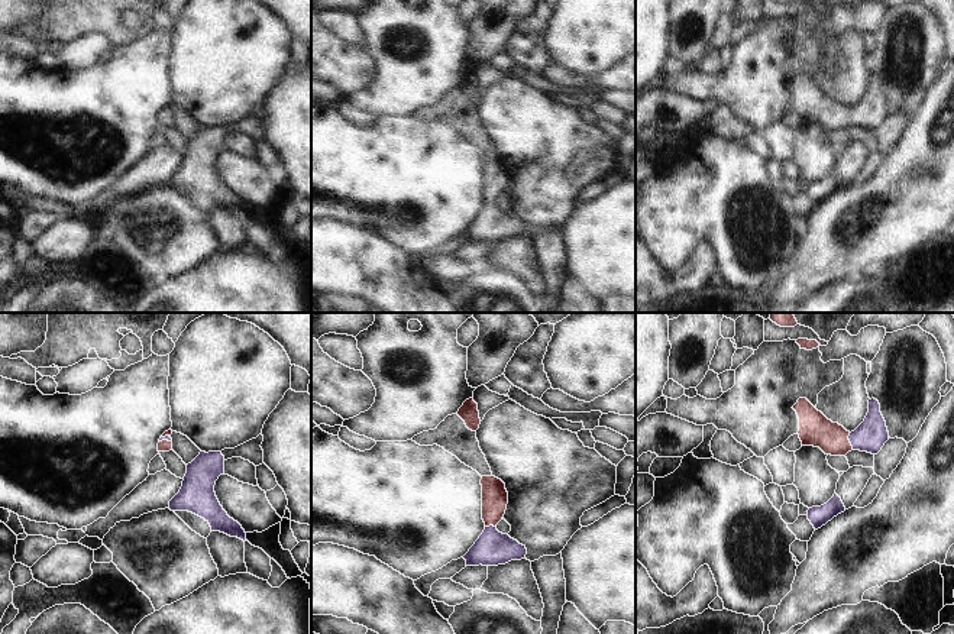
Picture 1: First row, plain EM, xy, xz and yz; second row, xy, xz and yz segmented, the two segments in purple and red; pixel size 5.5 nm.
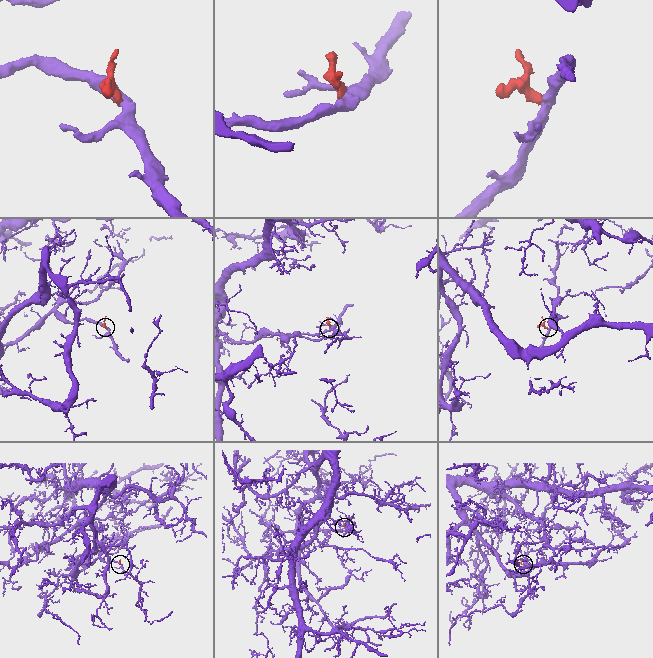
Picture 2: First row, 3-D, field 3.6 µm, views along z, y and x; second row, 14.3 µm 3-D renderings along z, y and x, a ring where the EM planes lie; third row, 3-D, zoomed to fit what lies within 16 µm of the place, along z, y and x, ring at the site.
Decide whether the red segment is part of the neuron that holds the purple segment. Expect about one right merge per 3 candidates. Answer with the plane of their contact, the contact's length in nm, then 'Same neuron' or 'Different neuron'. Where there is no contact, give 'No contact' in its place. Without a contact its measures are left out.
Touches purple in yz. Shared border 100 nm. Same neuron.

